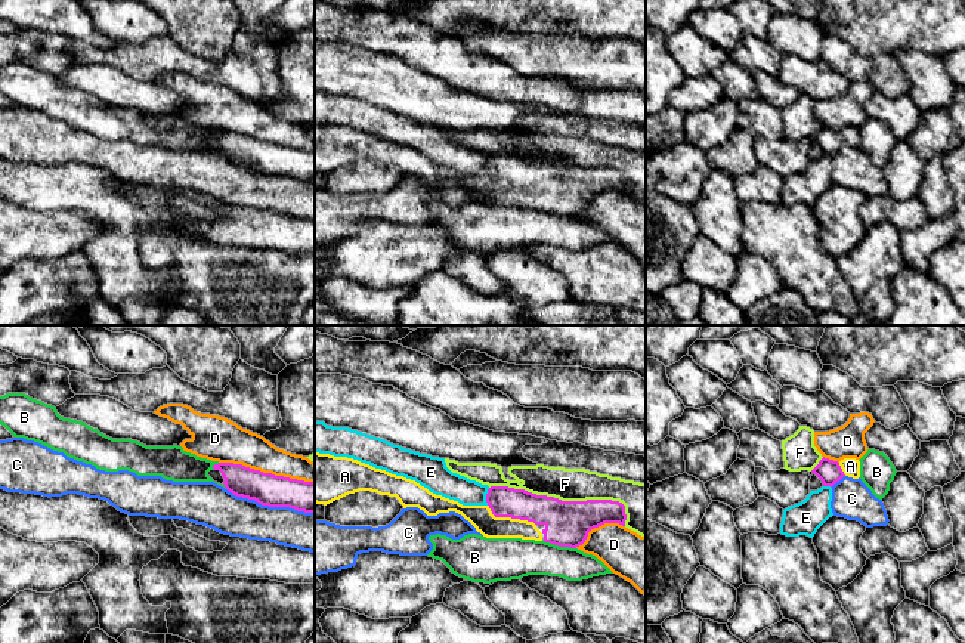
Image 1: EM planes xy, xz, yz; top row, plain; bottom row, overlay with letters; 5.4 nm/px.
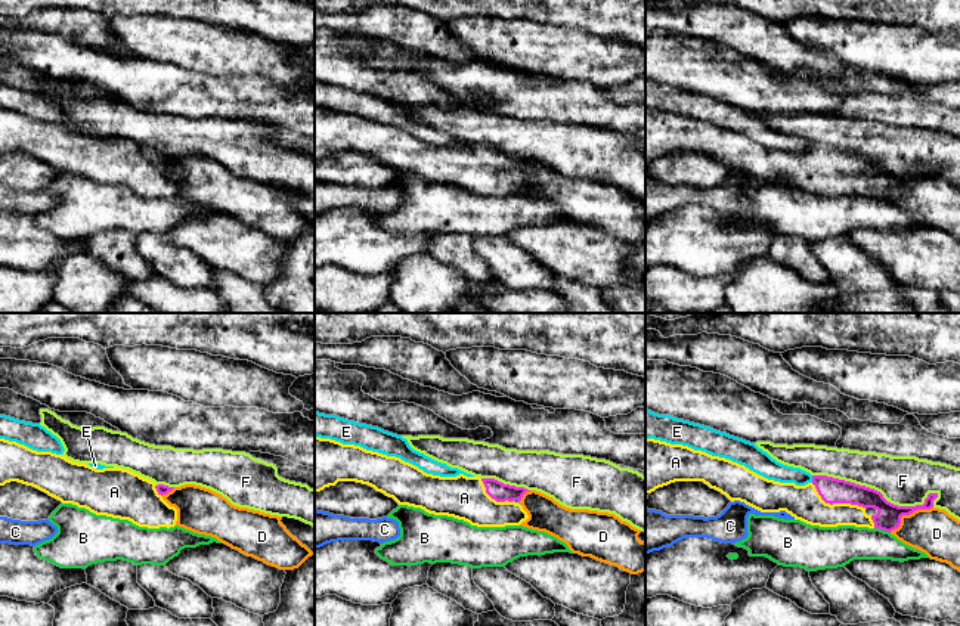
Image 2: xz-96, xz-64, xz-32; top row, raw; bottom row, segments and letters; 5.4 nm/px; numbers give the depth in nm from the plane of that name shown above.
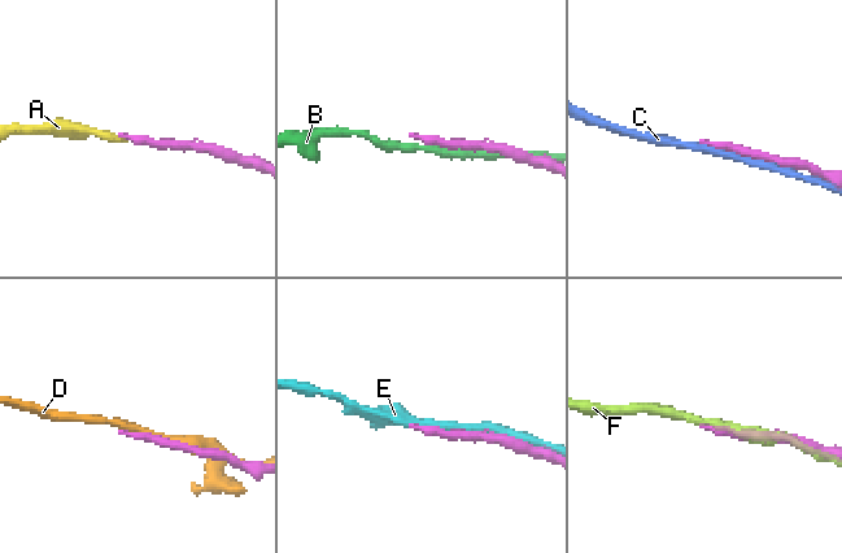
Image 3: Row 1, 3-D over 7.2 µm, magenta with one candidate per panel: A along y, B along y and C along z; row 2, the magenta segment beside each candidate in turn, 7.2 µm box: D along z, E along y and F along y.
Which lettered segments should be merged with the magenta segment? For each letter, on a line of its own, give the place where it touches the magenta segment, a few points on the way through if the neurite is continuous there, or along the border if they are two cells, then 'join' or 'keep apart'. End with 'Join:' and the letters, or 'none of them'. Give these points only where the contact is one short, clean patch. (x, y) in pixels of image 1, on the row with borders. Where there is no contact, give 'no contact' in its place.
A: xz (510, 516) | across xz (556, 515), (510, 516), (481, 516) | join
B: xz (560, 546) | keep apart
C: xy (271, 506) | keep apart
D: xy (266, 473) | keep apart
E: xz (486, 497) | keep apart
F: xz (566, 501) | keep apart
Join: A

